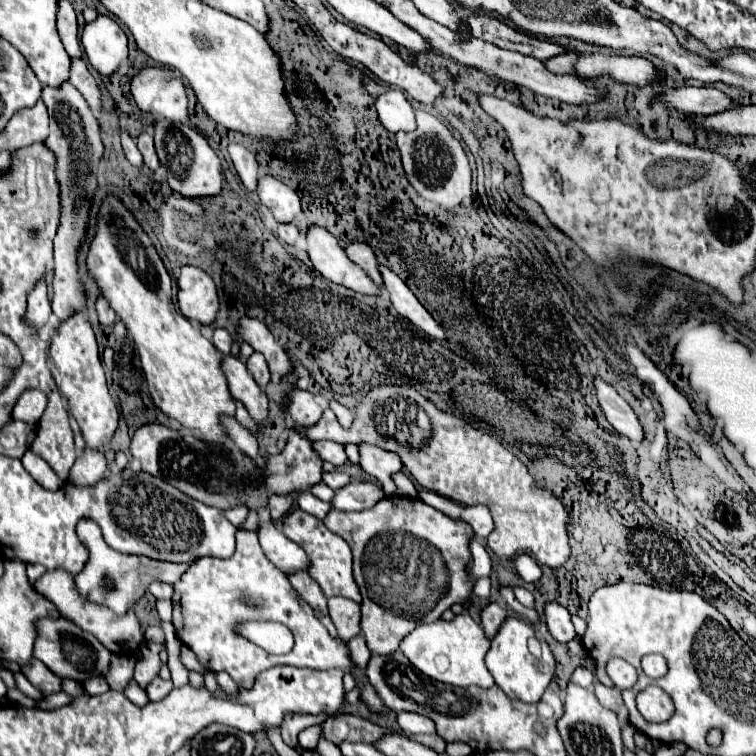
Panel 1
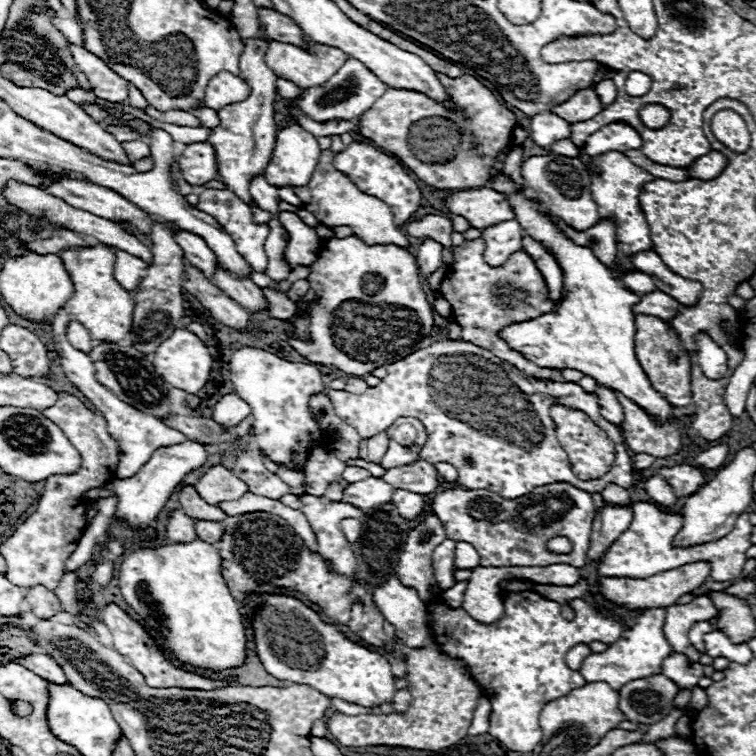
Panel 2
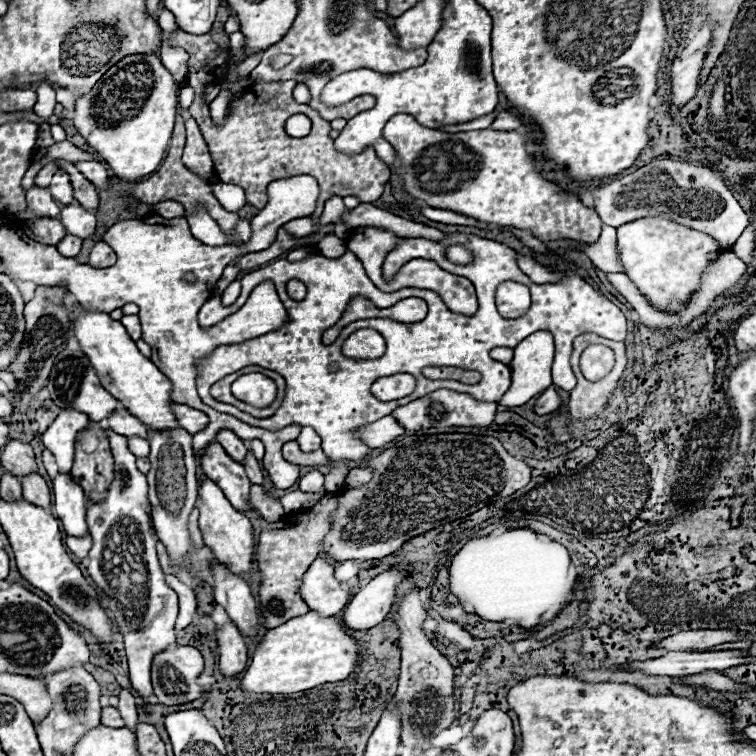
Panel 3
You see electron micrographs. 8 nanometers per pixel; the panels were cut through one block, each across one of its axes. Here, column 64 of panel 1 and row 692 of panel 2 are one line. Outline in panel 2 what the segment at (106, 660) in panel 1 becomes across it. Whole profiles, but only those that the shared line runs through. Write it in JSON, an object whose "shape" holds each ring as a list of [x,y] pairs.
{"shape":[[[648,676],[632,680],[620,690],[620,708],[632,722],[654,724],[674,706],[678,686],[668,676]]]}

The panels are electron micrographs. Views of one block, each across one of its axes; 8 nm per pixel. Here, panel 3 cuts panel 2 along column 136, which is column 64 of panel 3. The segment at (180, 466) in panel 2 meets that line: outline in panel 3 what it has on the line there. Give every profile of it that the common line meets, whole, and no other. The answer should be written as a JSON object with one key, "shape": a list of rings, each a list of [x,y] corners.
{"shape":[[[58,474],[54,478],[54,510],[64,524],[66,534],[84,536],[86,526],[86,496],[84,490],[72,480],[70,474]]]}

